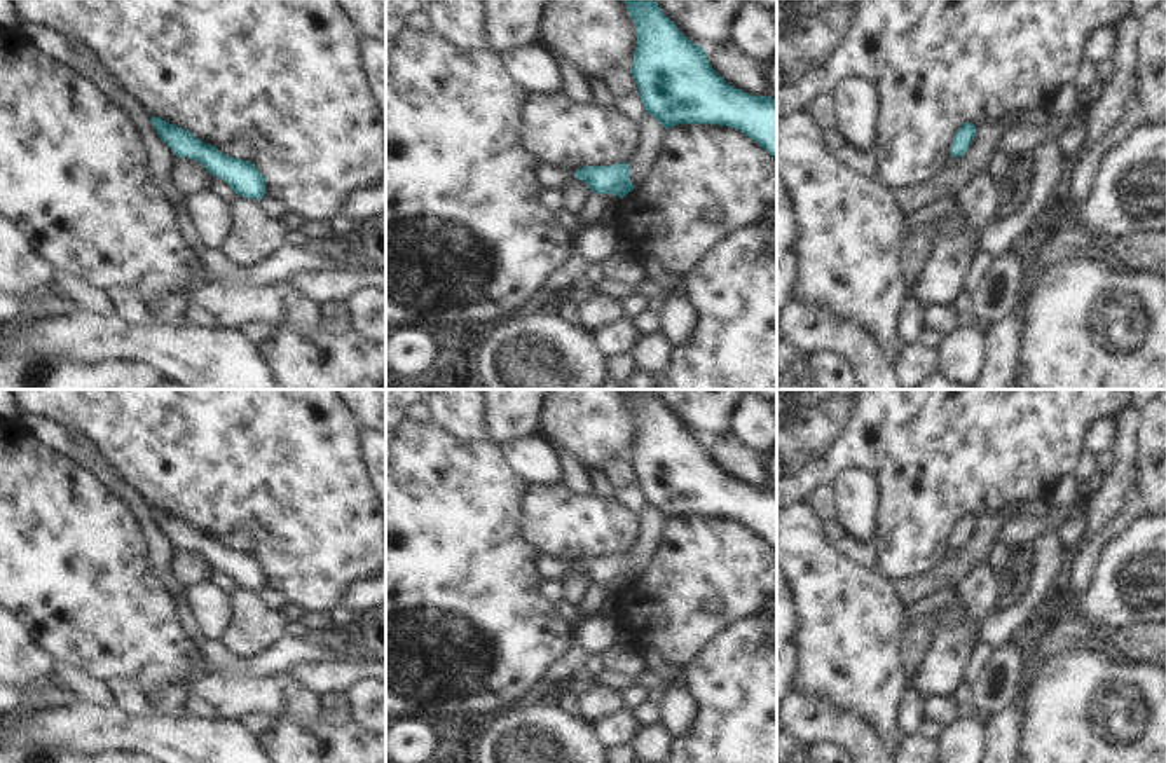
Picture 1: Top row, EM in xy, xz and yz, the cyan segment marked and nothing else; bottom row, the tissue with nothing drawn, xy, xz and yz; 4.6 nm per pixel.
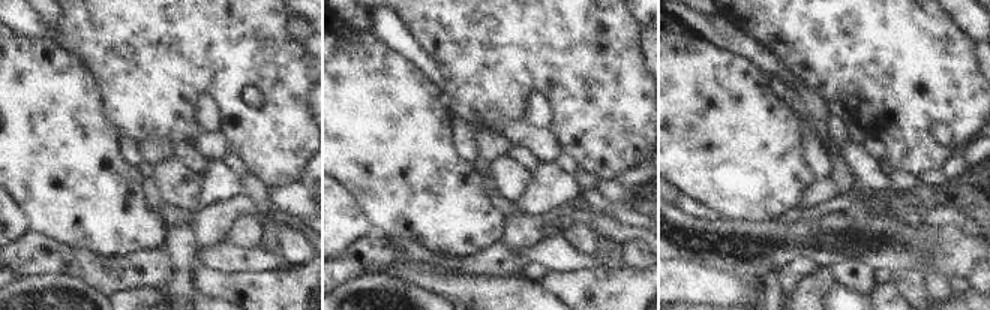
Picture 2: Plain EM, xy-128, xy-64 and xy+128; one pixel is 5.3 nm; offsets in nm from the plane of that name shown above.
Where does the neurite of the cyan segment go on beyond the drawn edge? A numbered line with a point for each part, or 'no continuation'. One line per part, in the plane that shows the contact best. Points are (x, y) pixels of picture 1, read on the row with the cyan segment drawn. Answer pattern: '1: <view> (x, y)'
no continuation

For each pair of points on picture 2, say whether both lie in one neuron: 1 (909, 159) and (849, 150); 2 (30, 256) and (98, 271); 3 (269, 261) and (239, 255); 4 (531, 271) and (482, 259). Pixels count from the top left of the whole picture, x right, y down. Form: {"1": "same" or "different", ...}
{"1": "different", "2": "same", "3": "same", "4": "different"}

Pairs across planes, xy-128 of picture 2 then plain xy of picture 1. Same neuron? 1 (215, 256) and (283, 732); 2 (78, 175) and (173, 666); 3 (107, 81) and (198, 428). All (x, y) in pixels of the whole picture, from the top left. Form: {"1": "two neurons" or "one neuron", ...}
{"1": "two neurons", "2": "one neuron", "3": "one neuron"}

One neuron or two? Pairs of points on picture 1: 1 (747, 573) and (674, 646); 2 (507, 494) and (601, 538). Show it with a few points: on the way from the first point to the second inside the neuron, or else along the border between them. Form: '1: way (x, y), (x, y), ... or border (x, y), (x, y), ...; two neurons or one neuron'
1: way (723, 573), (676, 617), (676, 622); one neuron
2: border (529, 484), (521, 517), (521, 535), (528, 542); two neurons

